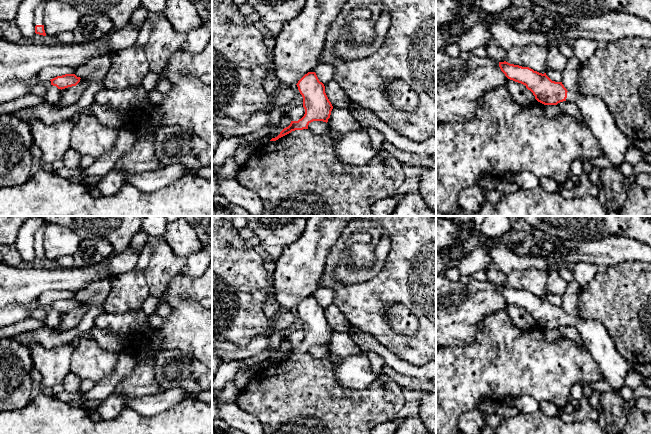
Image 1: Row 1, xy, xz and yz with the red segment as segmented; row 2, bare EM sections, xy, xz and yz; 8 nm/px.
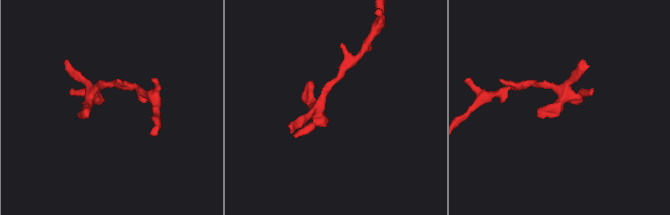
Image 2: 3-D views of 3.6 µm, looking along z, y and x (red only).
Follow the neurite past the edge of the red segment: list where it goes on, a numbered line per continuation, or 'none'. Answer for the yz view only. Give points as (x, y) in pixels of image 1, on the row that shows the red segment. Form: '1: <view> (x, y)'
1: yz (614, 143)

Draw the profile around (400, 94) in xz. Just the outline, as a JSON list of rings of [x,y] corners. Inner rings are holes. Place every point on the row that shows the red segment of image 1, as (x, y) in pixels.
[[[385,81],[382,84],[382,88],[388,94],[389,102],[396,108],[405,112],[411,112],[417,107],[419,97],[405,81]]]

